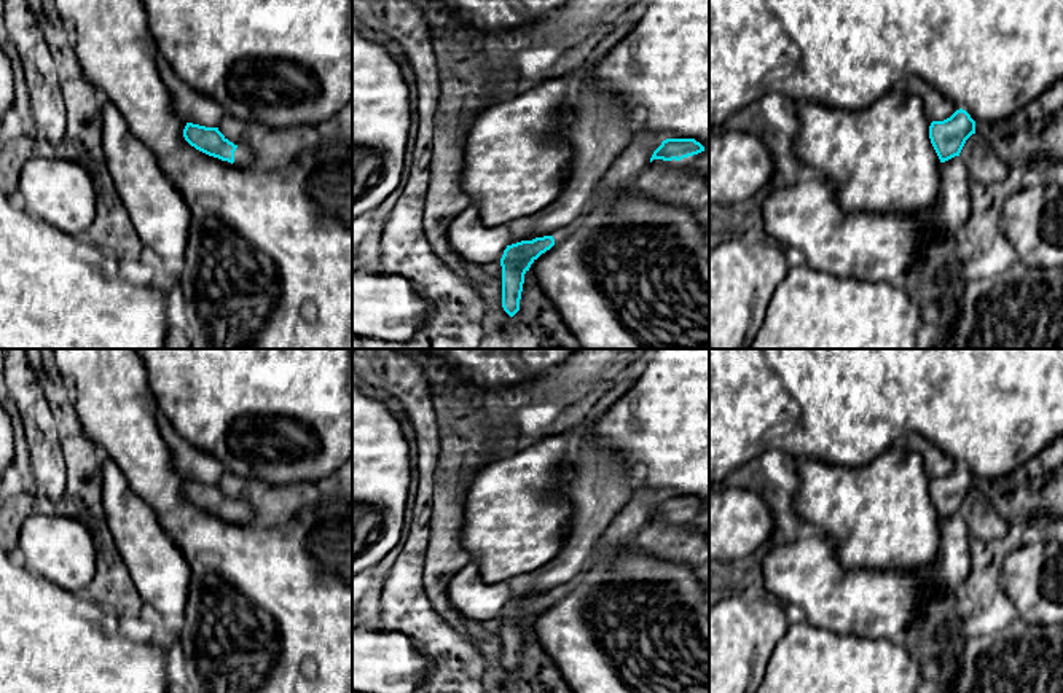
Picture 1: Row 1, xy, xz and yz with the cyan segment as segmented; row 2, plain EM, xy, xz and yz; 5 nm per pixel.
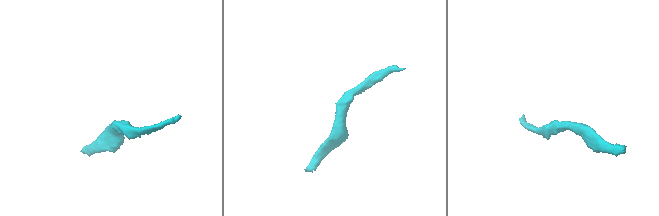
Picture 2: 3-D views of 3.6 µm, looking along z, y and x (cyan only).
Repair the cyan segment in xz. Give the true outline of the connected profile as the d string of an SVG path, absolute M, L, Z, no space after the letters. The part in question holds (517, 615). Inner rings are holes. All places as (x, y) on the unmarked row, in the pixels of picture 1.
M553 593L535 594L507 602L500 615L502 664L513 674L520 668L524 631L531 621L555 602Z

